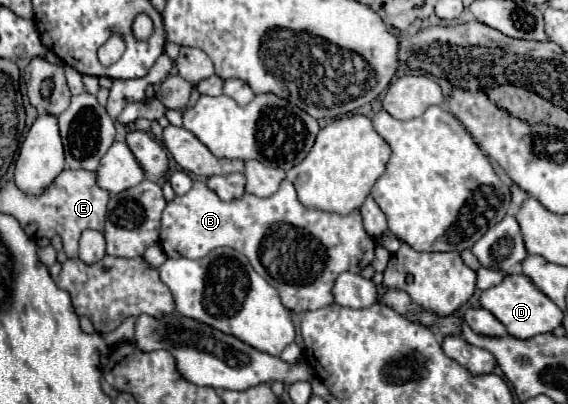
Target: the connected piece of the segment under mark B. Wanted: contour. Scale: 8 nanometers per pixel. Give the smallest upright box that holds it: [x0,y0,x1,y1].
[160,179,376,313]

